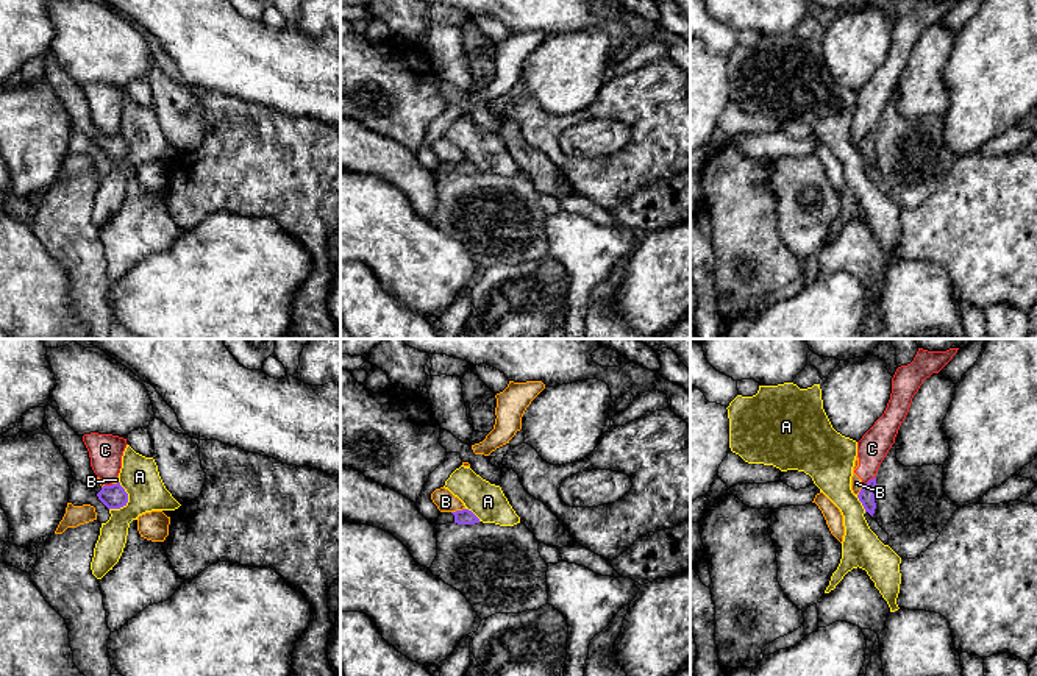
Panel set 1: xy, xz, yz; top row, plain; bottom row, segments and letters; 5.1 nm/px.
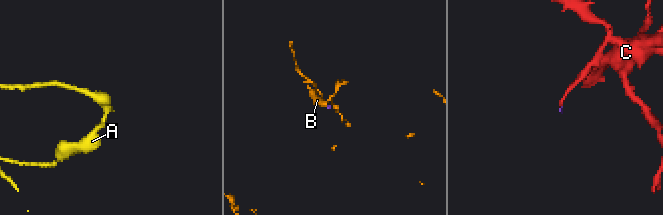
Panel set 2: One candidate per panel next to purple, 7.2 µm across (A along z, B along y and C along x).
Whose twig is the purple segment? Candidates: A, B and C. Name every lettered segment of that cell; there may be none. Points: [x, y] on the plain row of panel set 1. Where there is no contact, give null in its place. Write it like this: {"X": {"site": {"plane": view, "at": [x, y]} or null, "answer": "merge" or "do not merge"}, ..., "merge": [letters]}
{"A": {"site": {"plane": "xy", "at": [127, 150]}, "answer": "do not merge"}, "B": {"site": {"plane": "xz", "at": [458, 161]}, "answer": "do not merge"}, "C": {"site": {"plane": "yz", "at": [869, 131]}, "answer": "do not merge"}, "merge": []}

